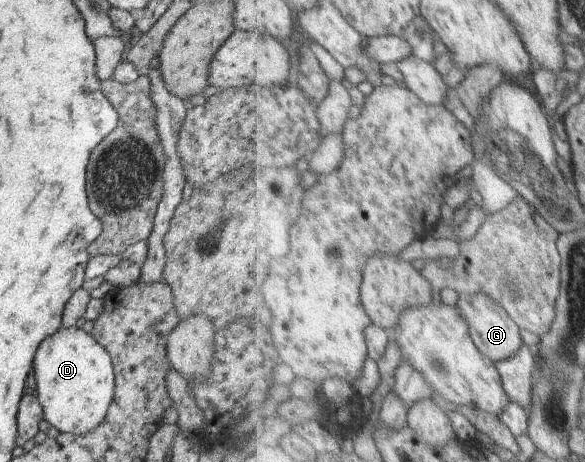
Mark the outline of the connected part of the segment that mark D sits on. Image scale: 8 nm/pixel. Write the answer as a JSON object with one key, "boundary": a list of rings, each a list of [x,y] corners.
{"boundary":[[[77,327],[58,328],[36,347],[33,354],[35,396],[43,419],[59,433],[83,435],[103,420],[111,403],[114,373],[109,354],[90,334]]]}

